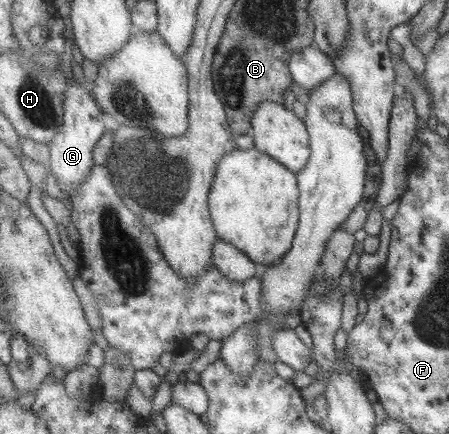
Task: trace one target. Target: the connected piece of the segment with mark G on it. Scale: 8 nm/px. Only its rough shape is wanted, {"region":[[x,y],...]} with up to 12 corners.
{"region":[[70,81],[50,167],[72,200],[107,130],[96,98]]}

